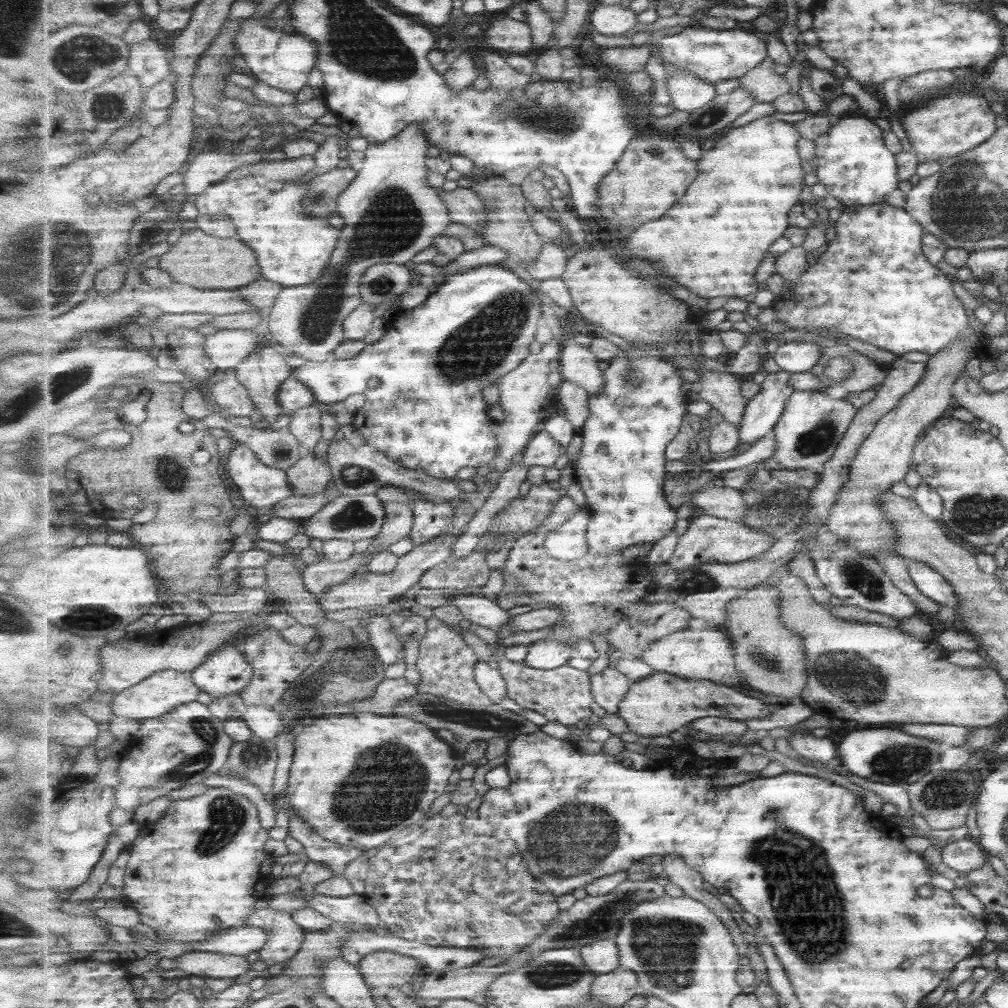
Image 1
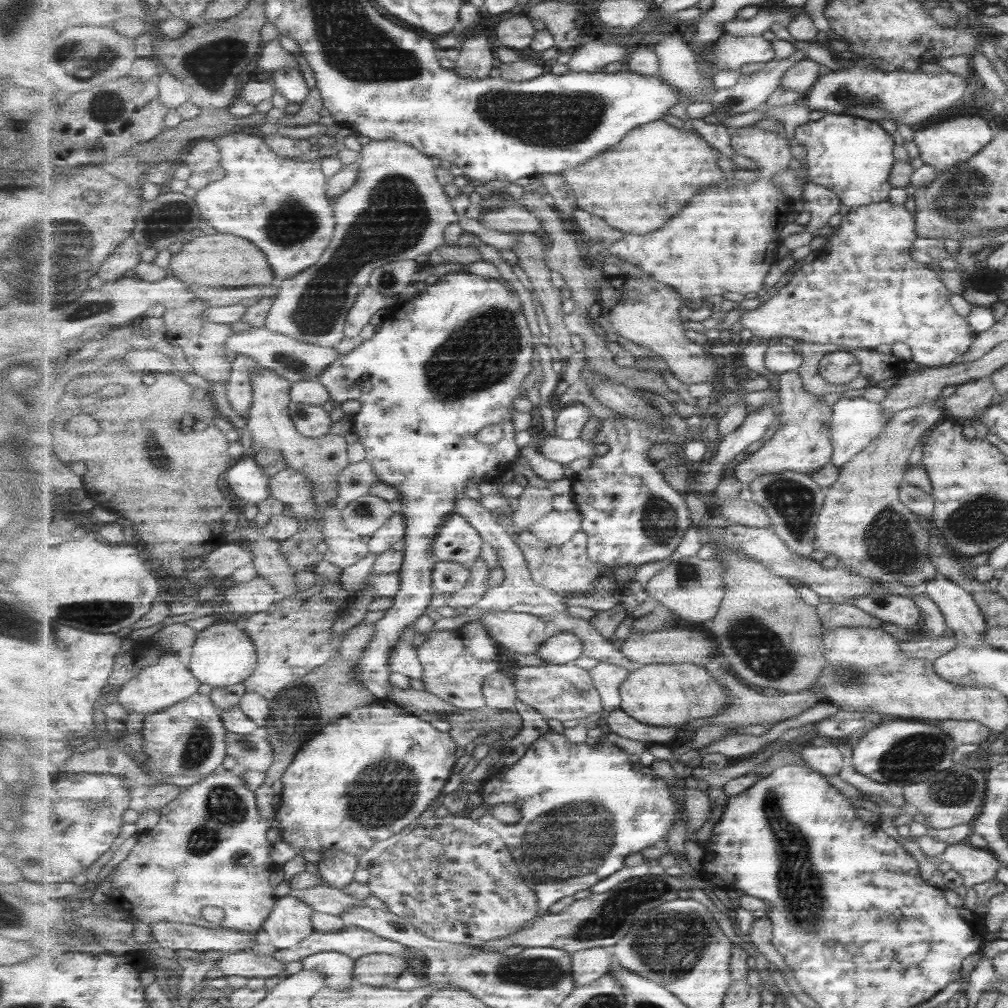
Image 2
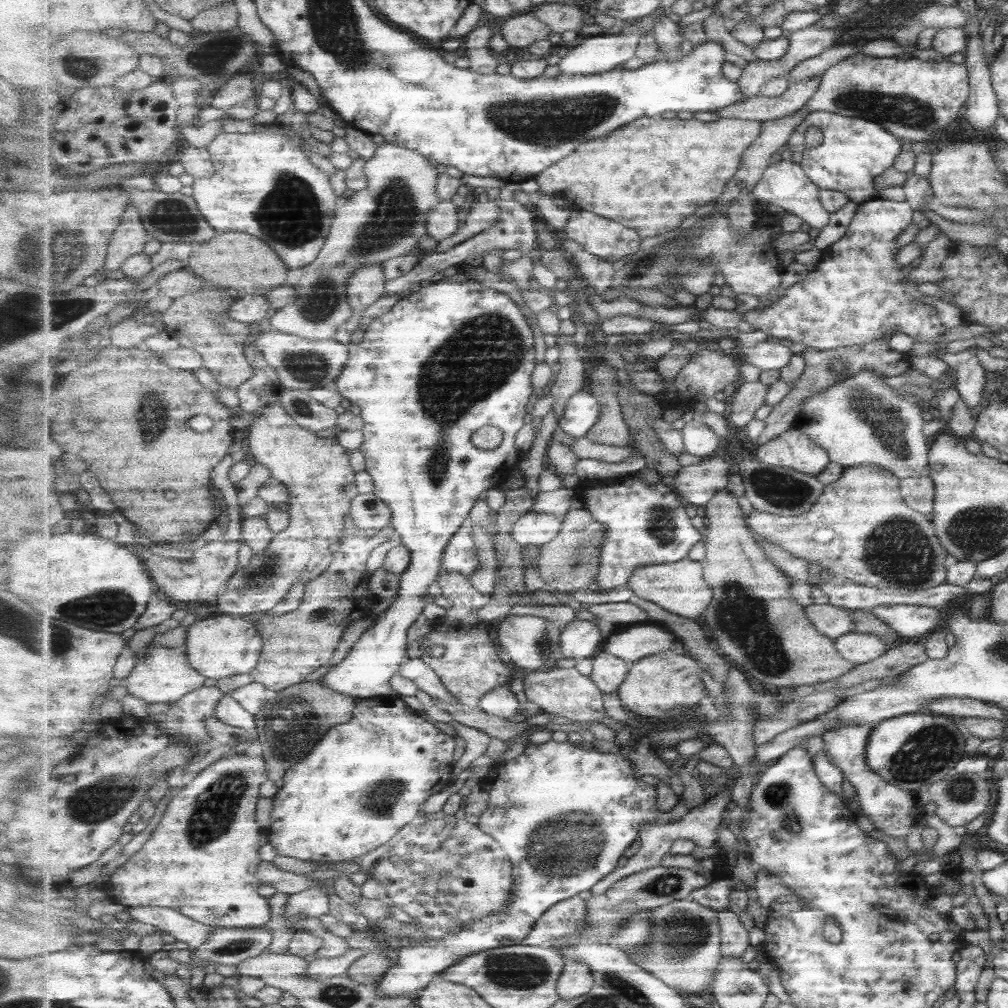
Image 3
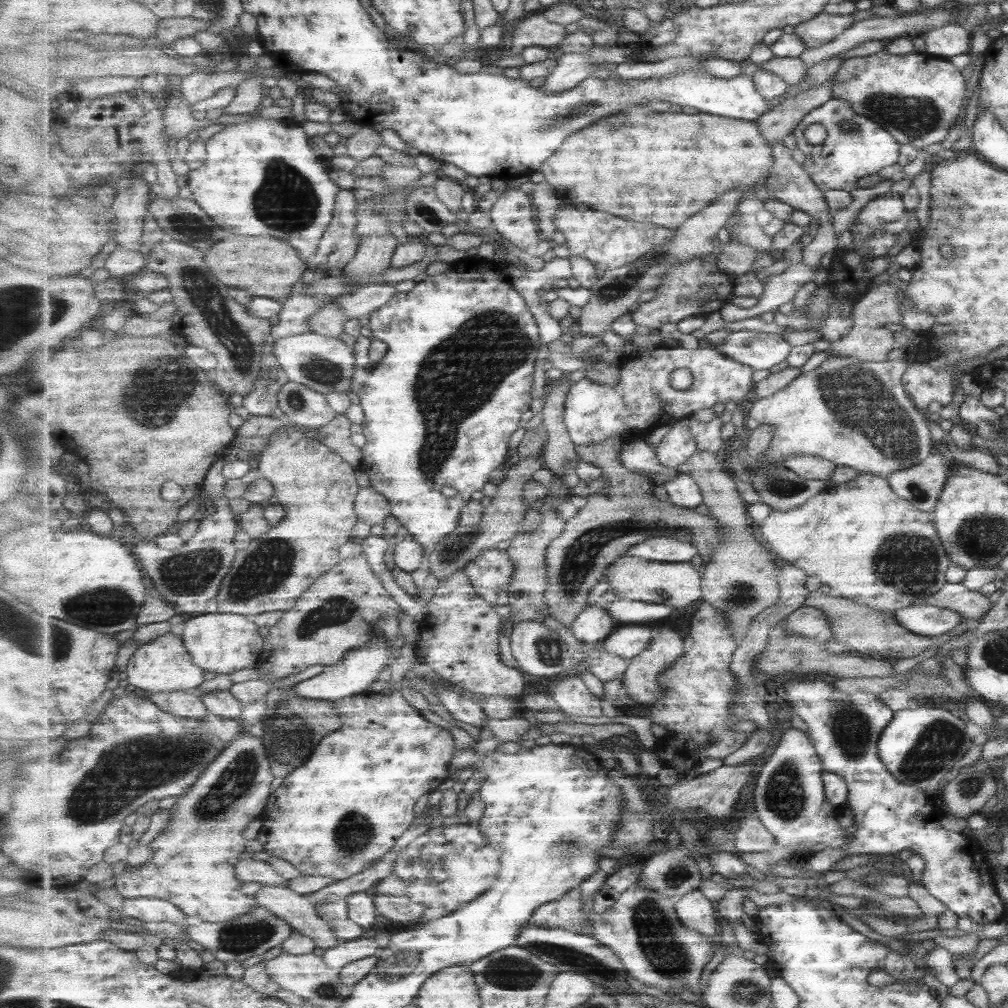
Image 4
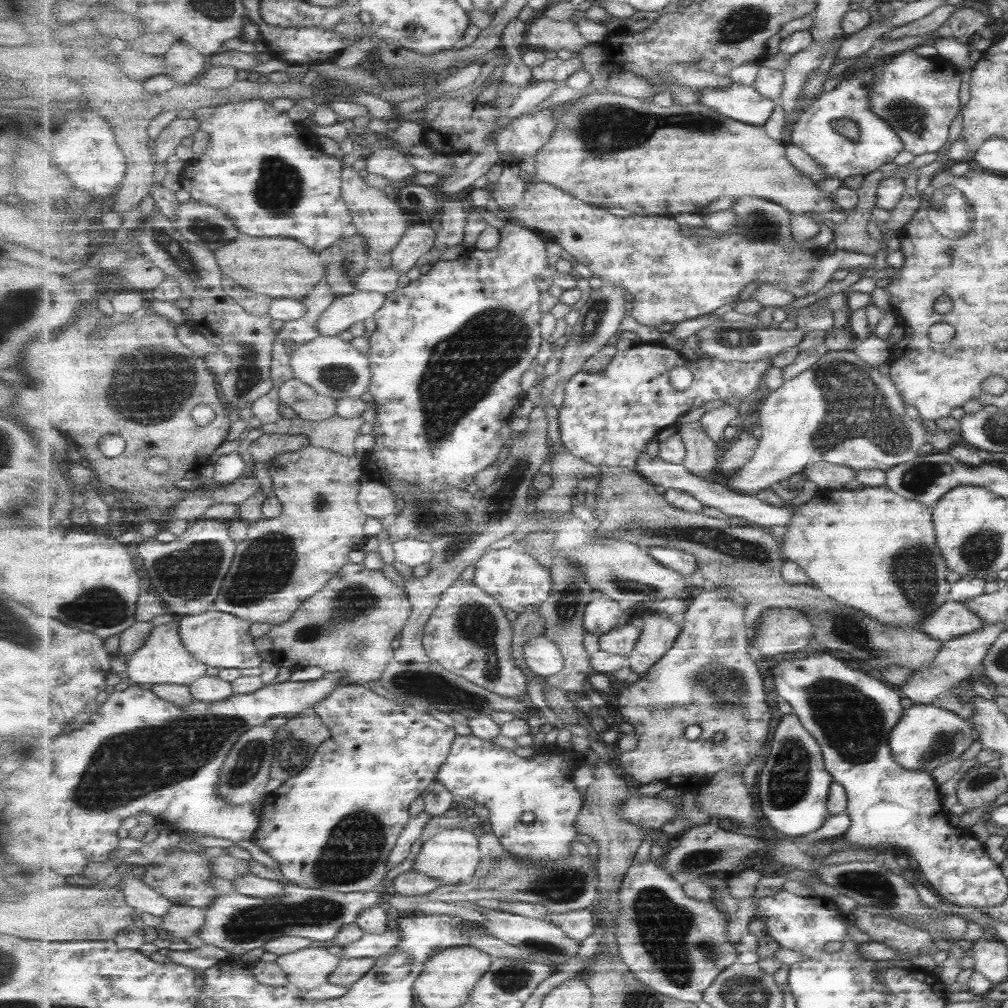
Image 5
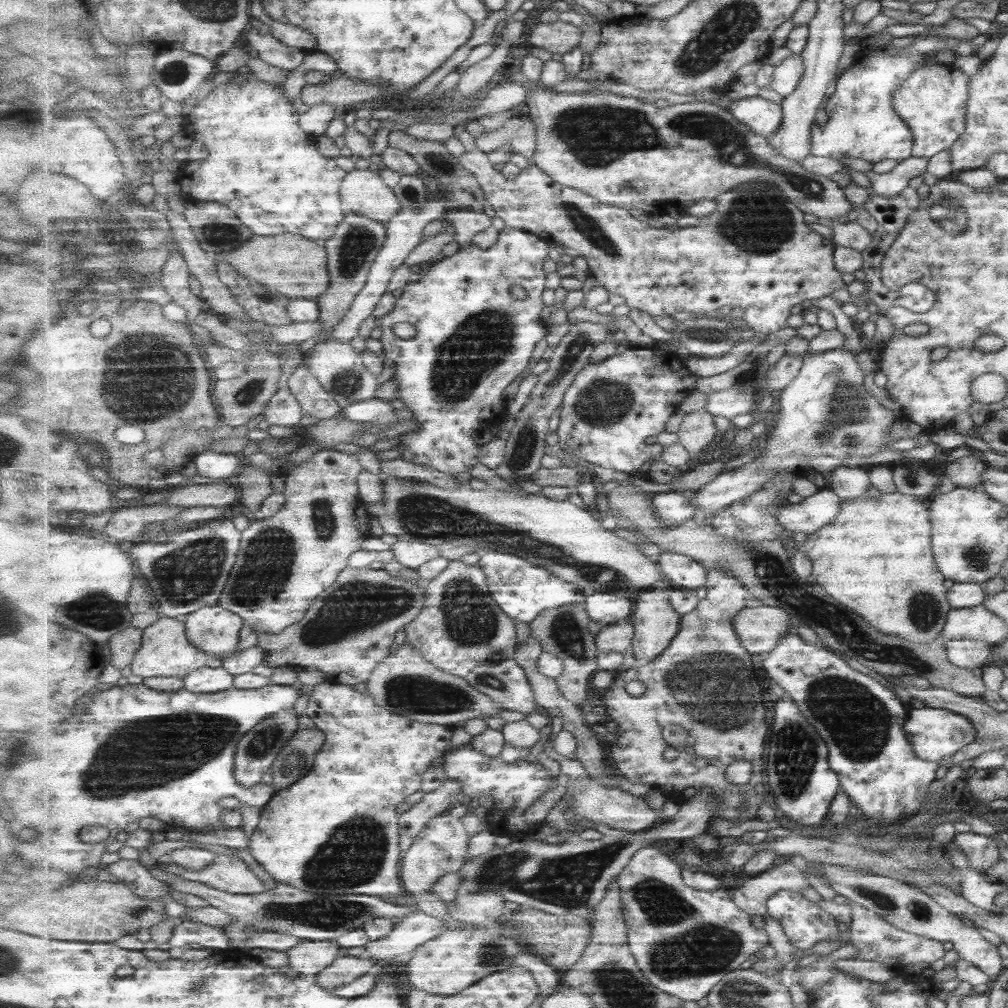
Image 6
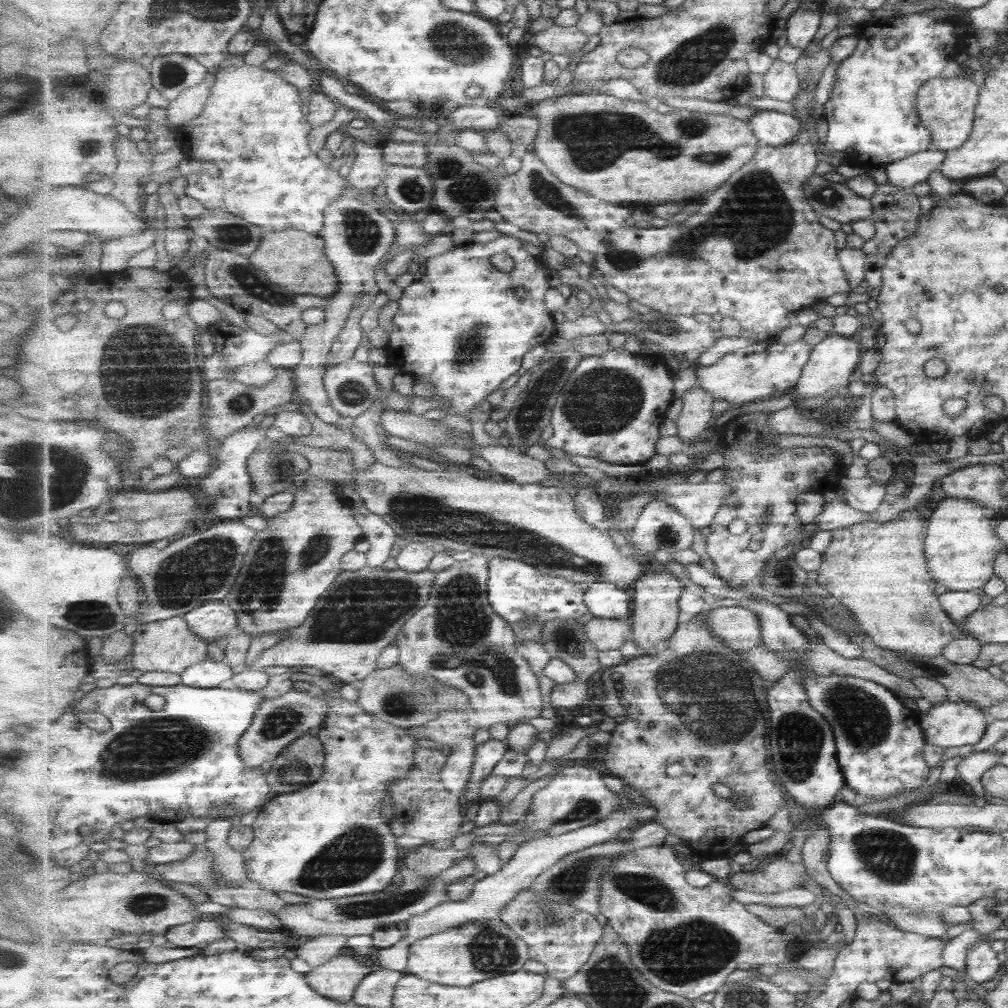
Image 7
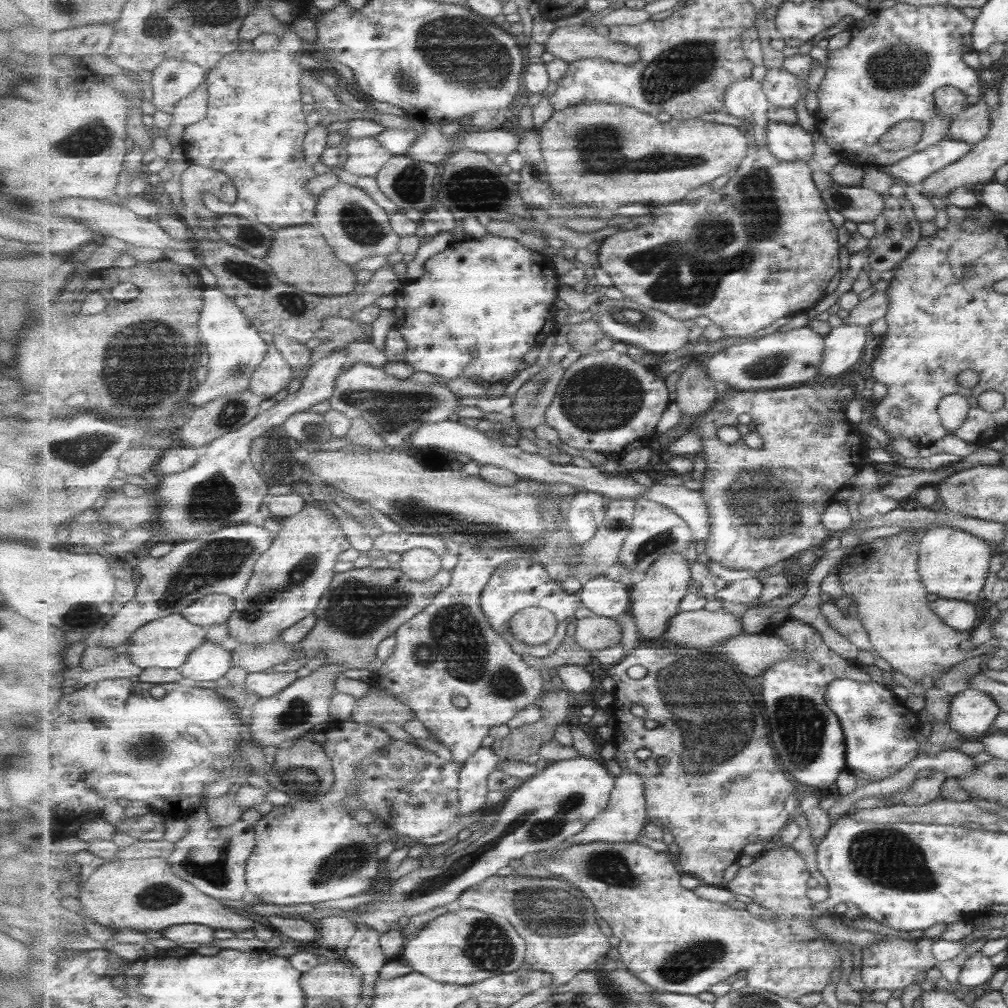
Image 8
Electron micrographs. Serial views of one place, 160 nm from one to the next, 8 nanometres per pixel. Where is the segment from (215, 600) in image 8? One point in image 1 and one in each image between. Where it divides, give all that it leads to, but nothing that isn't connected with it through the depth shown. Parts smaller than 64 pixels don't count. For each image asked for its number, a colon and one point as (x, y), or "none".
1: (227, 670)
2: (224, 654)
3: (220, 646)
4: (222, 643)
5: (220, 639)
6: (216, 630)
7: (214, 621)

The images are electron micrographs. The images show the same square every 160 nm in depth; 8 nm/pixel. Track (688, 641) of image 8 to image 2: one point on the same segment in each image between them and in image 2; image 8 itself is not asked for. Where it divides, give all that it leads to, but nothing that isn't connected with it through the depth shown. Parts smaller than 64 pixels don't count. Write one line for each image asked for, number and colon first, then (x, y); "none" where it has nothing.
2: (834, 616)
3: (832, 621)
4: (813, 623)
5: (781, 630)
6: (760, 628)
7: (740, 628)

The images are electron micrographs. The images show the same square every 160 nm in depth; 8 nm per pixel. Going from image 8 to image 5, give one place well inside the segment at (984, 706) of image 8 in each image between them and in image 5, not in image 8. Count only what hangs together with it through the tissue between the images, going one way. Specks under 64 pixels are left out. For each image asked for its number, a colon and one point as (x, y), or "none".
5: (927, 736)
6: (935, 733)
7: (952, 724)

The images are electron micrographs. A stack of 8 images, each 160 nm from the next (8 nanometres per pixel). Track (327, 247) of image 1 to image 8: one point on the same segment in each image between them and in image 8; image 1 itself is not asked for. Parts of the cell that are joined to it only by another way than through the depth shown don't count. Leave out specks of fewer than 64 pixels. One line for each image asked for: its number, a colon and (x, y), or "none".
2: (283, 205)
3: (265, 184)
4: (261, 178)
5: (266, 172)
6: (261, 164)
7: (270, 176)
8: (254, 131)

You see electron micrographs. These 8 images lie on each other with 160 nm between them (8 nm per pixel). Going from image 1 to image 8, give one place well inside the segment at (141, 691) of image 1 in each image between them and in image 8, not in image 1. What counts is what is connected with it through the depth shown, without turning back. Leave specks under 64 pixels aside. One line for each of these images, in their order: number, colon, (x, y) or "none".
2: (169, 681)
3: (164, 675)
4: (164, 665)
5: (164, 658)
6: (166, 651)
7: (169, 645)
8: (166, 643)

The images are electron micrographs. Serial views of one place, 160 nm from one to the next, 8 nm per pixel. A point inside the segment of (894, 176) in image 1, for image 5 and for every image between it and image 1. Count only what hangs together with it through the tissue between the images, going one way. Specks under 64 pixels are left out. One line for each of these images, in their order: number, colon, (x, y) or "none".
2: (854, 157)
3: (855, 151)
4: (856, 147)
5: (840, 131)

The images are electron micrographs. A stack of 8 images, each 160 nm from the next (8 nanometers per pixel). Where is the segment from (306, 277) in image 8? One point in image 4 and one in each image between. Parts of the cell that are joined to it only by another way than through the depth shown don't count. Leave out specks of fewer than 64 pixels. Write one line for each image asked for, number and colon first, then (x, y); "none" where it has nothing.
4: (267, 267)
5: (284, 269)
6: (294, 266)
7: (294, 260)

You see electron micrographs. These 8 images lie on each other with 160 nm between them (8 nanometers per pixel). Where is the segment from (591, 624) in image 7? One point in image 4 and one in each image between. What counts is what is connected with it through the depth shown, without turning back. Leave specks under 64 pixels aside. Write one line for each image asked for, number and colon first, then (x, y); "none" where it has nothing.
4: (628, 641)
5: (621, 640)
6: (618, 637)

